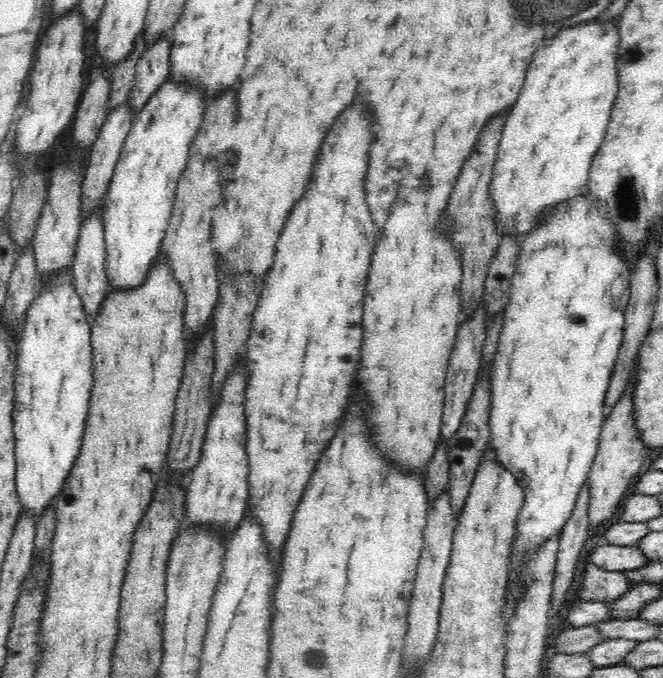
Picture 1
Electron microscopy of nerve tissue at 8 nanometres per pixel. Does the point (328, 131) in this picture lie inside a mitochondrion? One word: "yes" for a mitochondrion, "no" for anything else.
no

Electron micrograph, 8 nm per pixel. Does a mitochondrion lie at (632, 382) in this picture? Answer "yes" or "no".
no

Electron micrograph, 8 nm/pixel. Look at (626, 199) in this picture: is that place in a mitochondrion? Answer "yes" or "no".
yes

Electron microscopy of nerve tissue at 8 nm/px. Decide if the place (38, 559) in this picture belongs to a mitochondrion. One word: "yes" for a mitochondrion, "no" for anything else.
no

